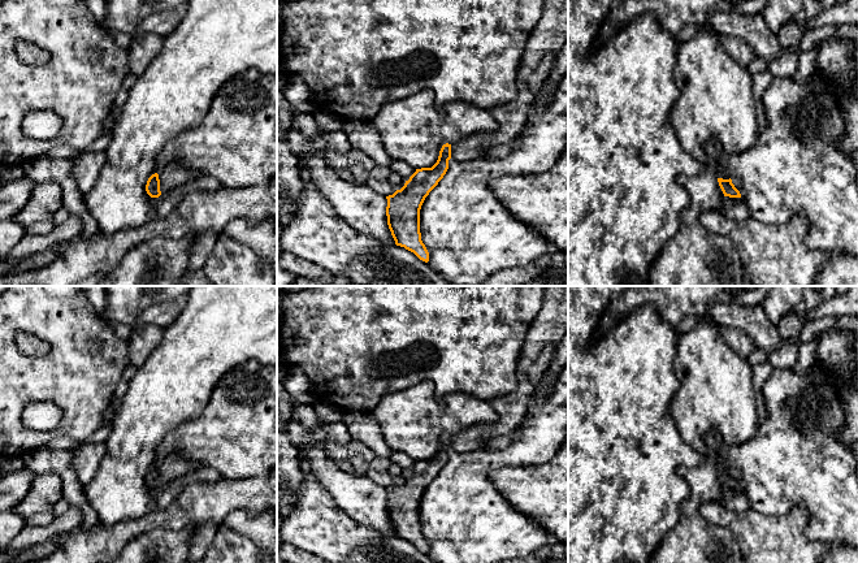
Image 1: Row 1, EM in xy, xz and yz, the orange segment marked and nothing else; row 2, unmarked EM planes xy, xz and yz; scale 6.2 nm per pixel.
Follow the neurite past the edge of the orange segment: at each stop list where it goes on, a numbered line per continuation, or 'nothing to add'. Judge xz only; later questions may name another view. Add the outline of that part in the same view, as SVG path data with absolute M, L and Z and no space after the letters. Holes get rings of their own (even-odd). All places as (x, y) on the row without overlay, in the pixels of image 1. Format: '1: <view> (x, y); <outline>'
1: xz (549, 327); M545 286L542 306L528 329L517 361L517 387L490 404L498 420L474 425L451 436L451 450L467 452L481 449L493 437L511 434L523 423L537 382L552 359L552 351L568 332L568 286Z

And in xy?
1: xy (172, 467); M170 455L165 456L164 460L157 465L160 471L161 485L168 484L176 478L185 477L190 472L200 467L187 458L177 458Z

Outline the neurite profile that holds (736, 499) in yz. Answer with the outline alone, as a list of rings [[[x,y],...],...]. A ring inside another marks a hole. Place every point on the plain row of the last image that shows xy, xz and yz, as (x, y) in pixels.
[[[724,488],[722,501],[724,507],[736,512],[745,512],[750,508],[749,498],[742,489]]]

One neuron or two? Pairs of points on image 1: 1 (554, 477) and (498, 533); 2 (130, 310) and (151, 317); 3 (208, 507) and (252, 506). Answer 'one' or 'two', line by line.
1: two
2: two
3: one

